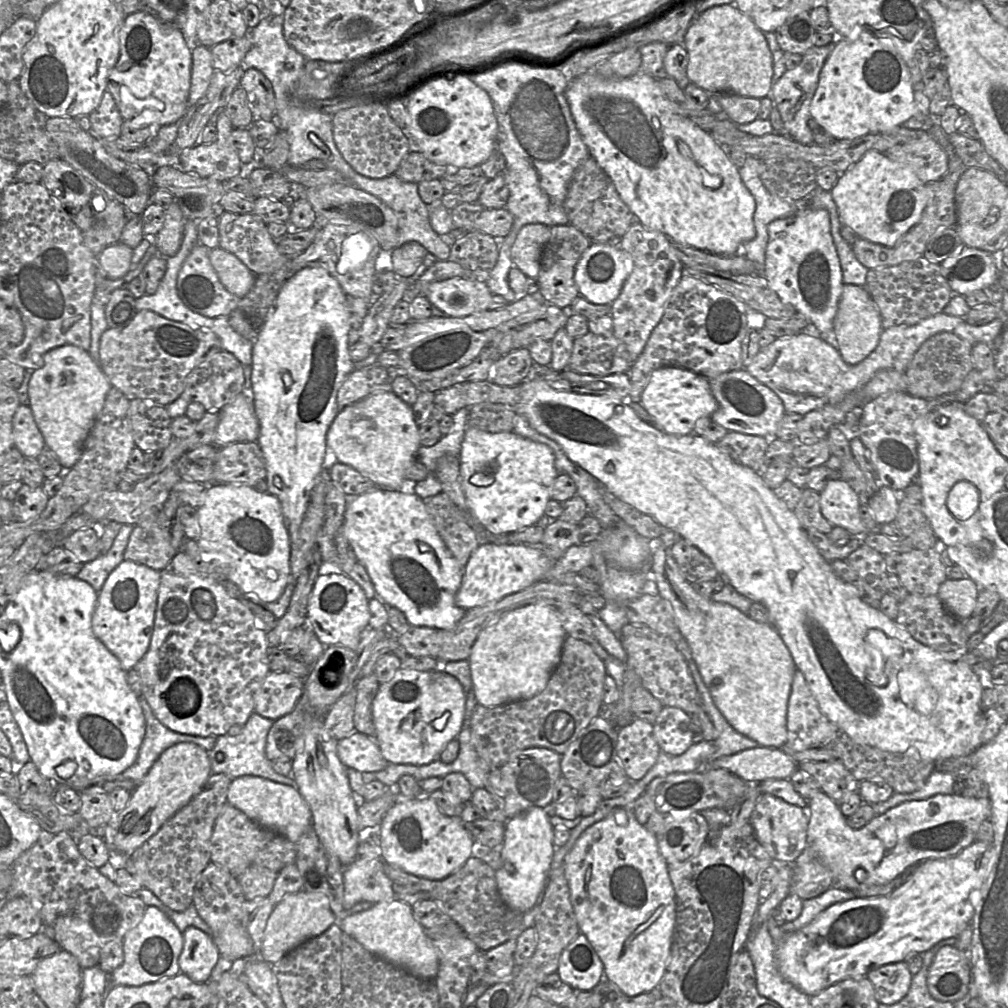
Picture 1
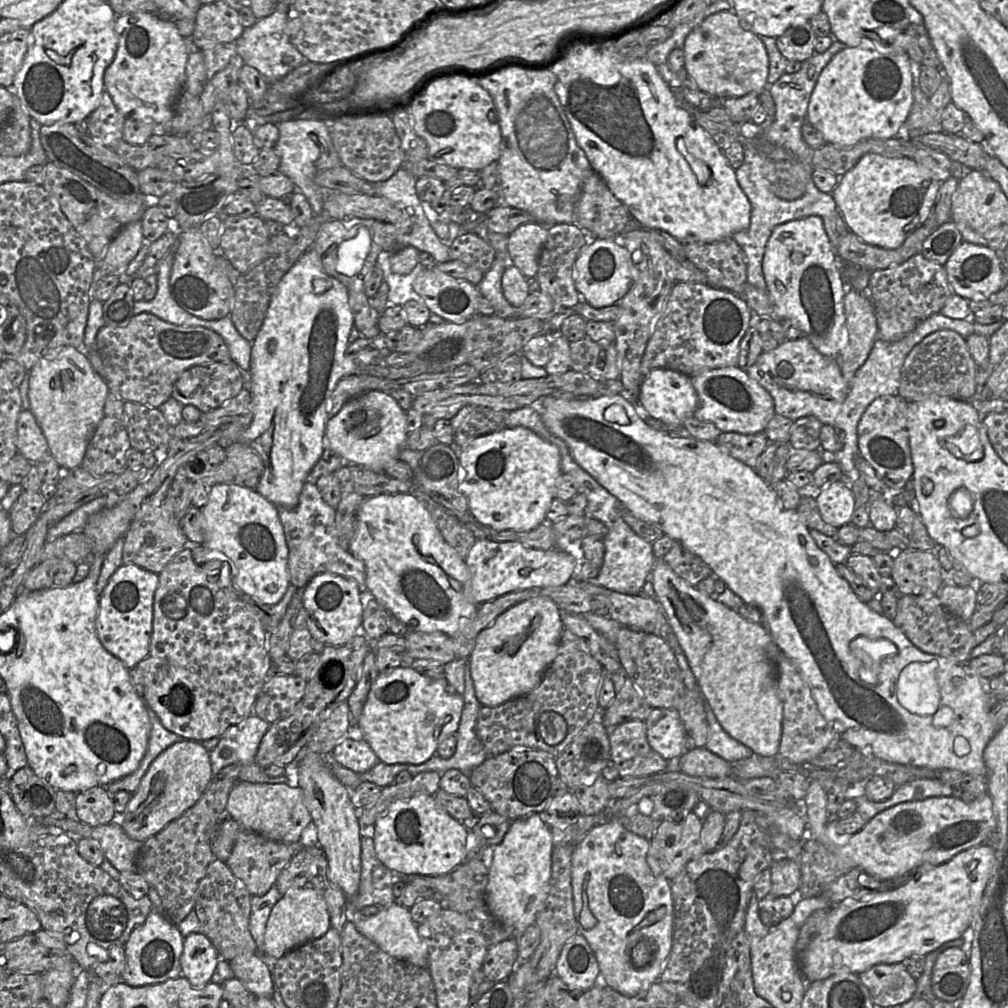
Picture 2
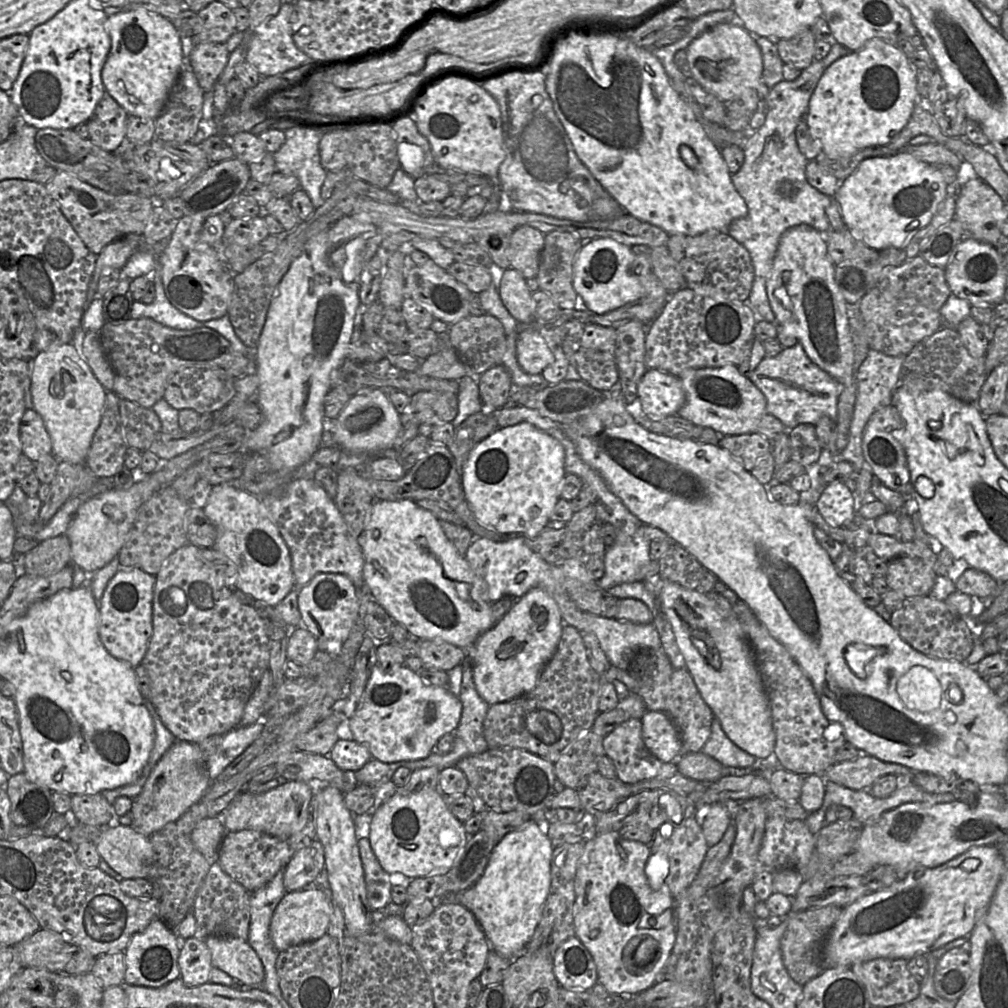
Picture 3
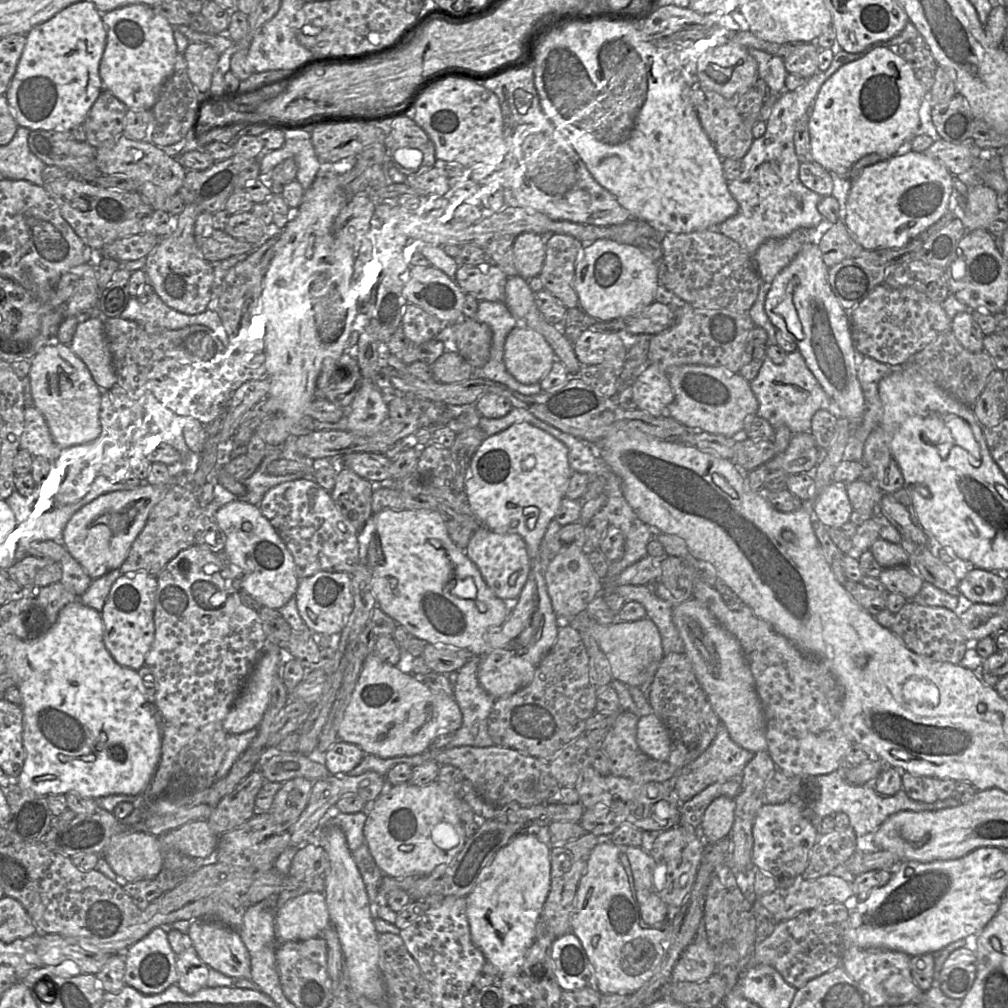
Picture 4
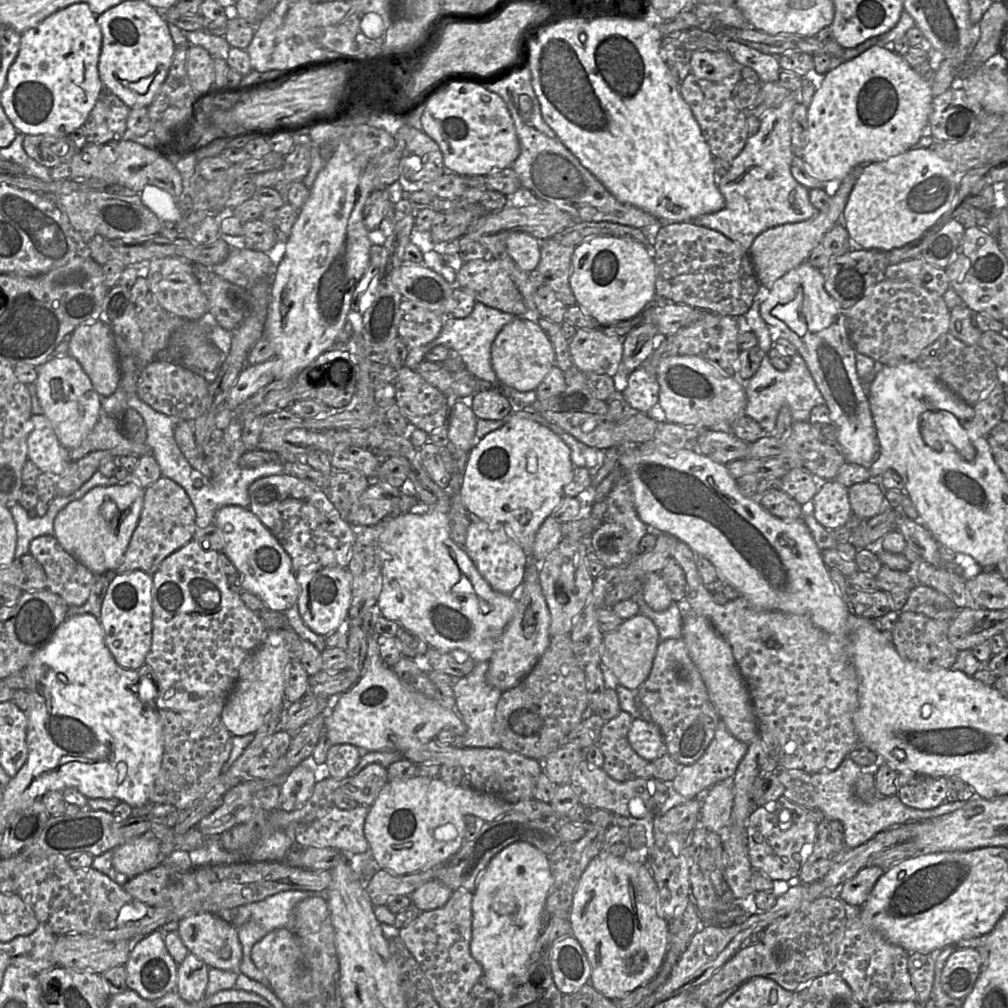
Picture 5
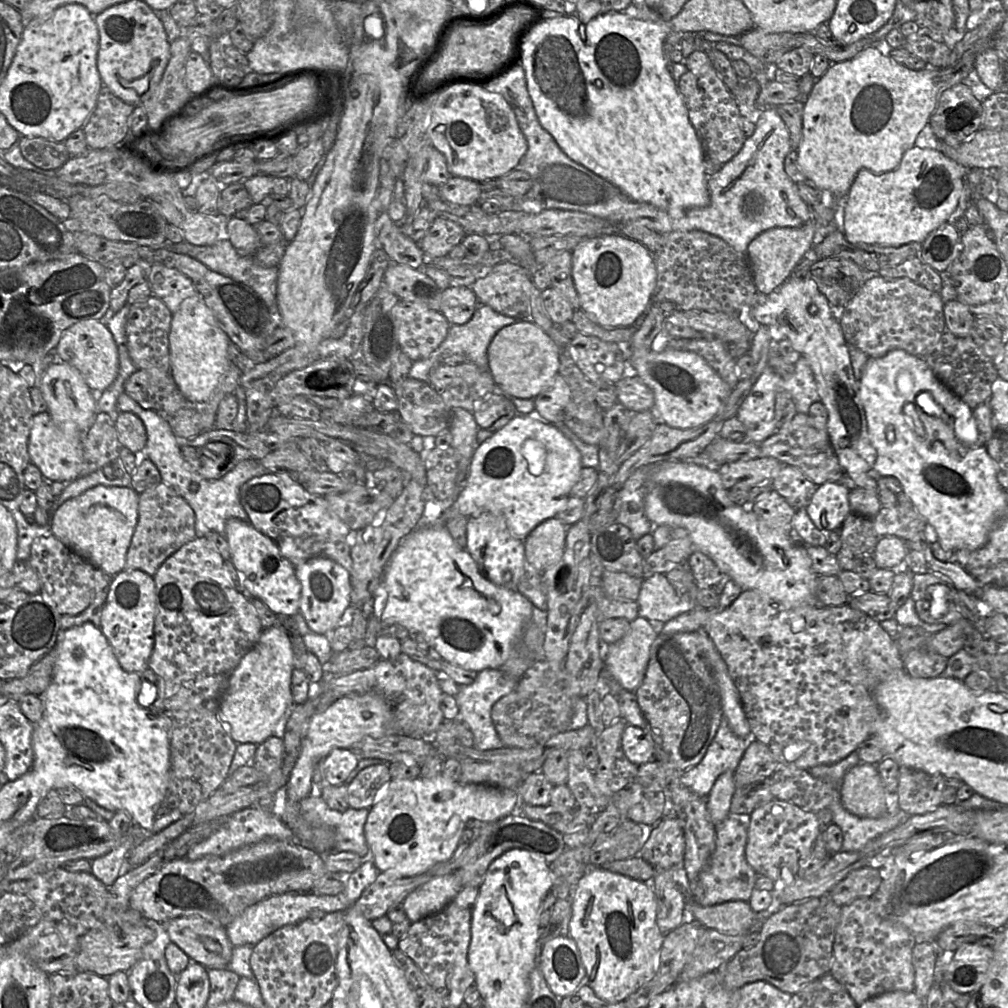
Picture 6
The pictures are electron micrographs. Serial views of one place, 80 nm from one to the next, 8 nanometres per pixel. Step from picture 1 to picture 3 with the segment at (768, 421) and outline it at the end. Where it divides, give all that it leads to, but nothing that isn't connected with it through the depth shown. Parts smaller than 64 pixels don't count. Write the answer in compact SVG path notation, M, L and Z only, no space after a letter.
M737 366L688 369L680 375L680 379L686 400L677 415L696 426L711 428L721 436L754 433L767 413L765 395L740 373Z

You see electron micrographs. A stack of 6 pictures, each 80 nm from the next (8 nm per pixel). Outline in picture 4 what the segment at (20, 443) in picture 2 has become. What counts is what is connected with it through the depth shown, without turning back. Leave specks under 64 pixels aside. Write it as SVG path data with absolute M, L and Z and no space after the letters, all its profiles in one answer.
M36 407L25 409L25 429L20 448L25 449L33 459L44 458L52 465L57 465L61 459L61 449L55 443L44 416Z

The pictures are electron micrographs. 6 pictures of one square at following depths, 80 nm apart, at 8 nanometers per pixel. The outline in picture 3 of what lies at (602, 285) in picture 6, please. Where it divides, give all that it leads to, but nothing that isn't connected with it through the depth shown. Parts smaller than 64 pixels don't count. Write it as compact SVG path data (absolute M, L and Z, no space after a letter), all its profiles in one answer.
M612 238L584 241L573 263L573 288L586 310L601 315L642 298L645 289L633 269L635 258L632 247Z

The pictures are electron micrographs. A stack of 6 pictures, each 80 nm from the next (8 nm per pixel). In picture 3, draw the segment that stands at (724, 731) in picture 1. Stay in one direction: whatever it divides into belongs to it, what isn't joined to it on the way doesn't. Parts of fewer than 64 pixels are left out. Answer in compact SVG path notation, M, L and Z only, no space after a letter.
M715 717L712 722L711 735L701 751L725 767L750 769L755 761L759 760L735 745L727 737Z

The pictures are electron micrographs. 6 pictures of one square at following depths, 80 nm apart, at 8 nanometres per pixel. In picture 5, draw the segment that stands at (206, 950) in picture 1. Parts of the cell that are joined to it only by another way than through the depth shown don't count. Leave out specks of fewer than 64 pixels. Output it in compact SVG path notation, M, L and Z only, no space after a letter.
M190 952L178 965L176 992L184 1001L196 1003L205 996L209 968L206 963Z

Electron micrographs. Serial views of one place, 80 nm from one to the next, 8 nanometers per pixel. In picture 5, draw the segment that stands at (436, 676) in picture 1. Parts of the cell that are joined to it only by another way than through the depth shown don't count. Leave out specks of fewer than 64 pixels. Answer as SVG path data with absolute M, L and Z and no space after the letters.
M378 633L367 637L367 656L359 681L342 695L332 695L328 699L328 707L320 714L325 717L324 727L332 745L354 745L359 749L362 758L368 752L397 752L396 742L404 738L427 743L435 739L441 730L450 730L457 735L456 737L462 737L467 727L455 710L440 706L434 698L428 698L405 684L392 670L392 667L384 663L378 645L379 637Z

